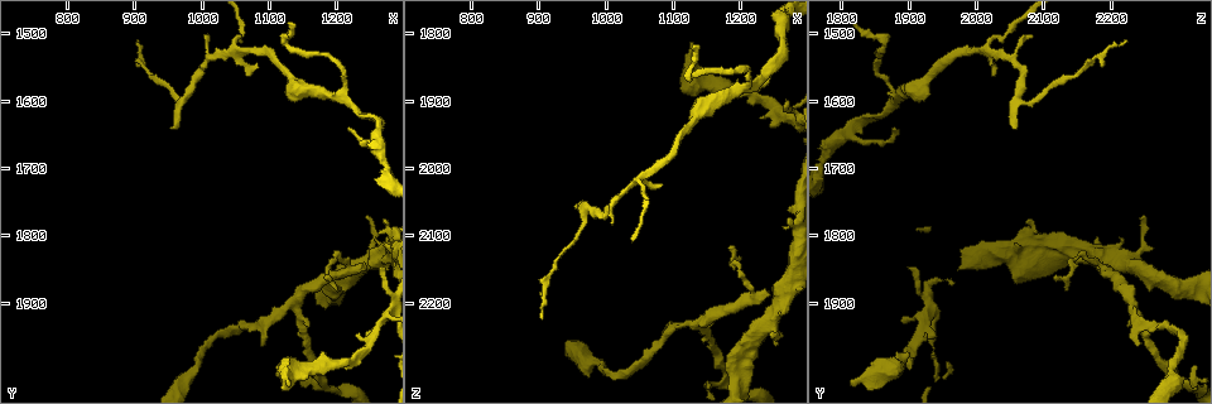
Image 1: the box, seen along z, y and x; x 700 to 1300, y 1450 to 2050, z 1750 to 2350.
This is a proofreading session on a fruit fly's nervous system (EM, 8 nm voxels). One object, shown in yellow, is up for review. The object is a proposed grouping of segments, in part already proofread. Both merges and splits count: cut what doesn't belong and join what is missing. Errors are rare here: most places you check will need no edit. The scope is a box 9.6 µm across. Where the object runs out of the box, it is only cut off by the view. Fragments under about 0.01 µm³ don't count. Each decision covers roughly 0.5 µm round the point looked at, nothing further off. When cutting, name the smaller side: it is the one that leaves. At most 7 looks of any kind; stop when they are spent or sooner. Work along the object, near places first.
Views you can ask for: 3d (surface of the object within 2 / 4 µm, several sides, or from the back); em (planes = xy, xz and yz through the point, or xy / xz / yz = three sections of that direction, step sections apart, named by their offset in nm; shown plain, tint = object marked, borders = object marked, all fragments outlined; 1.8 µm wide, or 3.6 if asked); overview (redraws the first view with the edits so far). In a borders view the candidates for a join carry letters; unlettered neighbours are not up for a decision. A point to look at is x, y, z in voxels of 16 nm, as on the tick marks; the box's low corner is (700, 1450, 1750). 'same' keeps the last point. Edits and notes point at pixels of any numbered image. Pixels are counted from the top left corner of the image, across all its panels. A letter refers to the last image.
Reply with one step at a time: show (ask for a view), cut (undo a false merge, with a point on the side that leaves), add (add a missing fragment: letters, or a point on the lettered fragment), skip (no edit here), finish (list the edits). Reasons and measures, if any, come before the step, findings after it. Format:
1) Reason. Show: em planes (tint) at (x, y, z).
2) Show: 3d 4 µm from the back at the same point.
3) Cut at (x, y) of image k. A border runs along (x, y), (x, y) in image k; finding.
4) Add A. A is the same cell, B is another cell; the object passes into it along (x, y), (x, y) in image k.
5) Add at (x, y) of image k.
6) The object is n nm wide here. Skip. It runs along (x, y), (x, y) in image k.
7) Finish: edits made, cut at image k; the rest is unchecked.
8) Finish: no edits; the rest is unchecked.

Long arm stops here. Show: 3d 4 µm at (905, 1510, 2220).

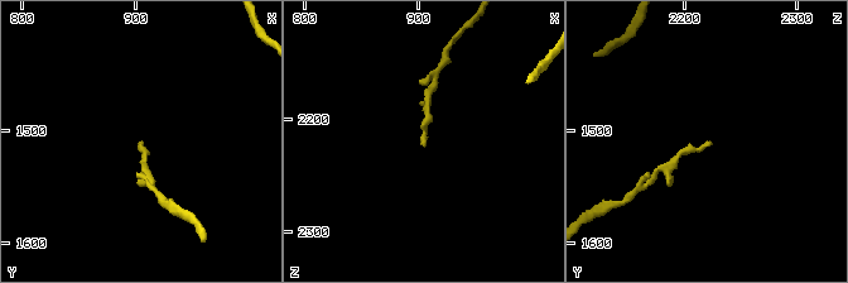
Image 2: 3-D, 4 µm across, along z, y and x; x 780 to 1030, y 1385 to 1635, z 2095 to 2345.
Show: em xz step 4 (borders) at (906, 1512, 2228).

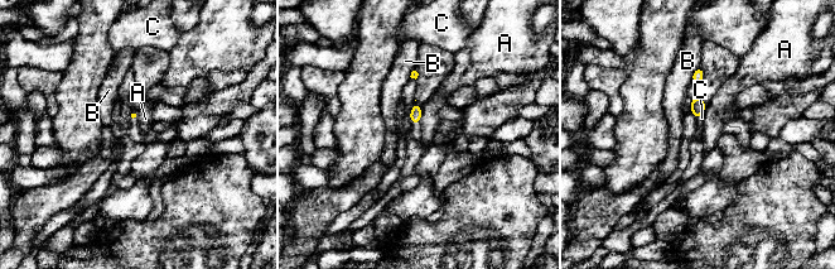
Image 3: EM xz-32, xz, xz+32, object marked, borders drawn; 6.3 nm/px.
Skip. A, B and C are other cells; a border runs along (421, 107), (419, 123) in image 3; none of them fits.

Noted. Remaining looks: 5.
Branch point. Show: em xy step 8 (tint) at (1260, 1840, 2185).

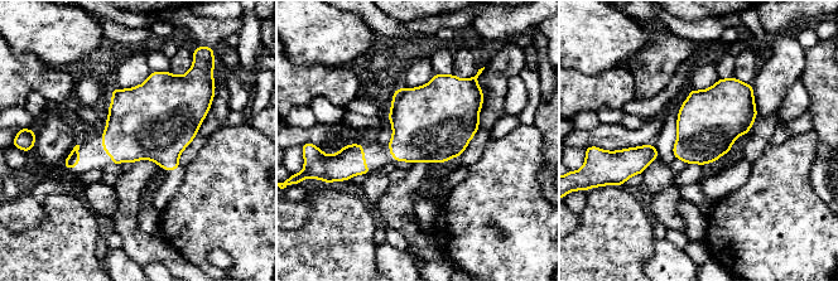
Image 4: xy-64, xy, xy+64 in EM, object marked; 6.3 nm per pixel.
Show: em planes (tint) at the same point.

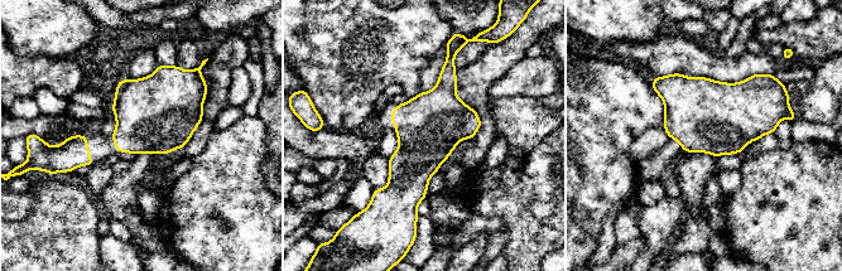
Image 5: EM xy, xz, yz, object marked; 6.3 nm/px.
See the neighbours. Show: em planes (borders) at the same point.

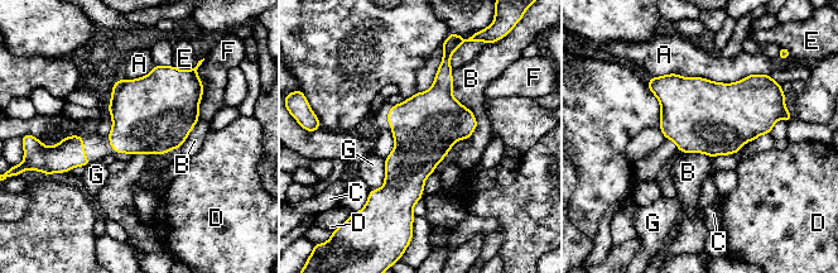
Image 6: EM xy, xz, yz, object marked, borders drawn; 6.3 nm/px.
Skip. A, B, C, D, E, F and G are other cells; continuous, no second neuron.

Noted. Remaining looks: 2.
Finish: no edits; the rest is unchecked.

